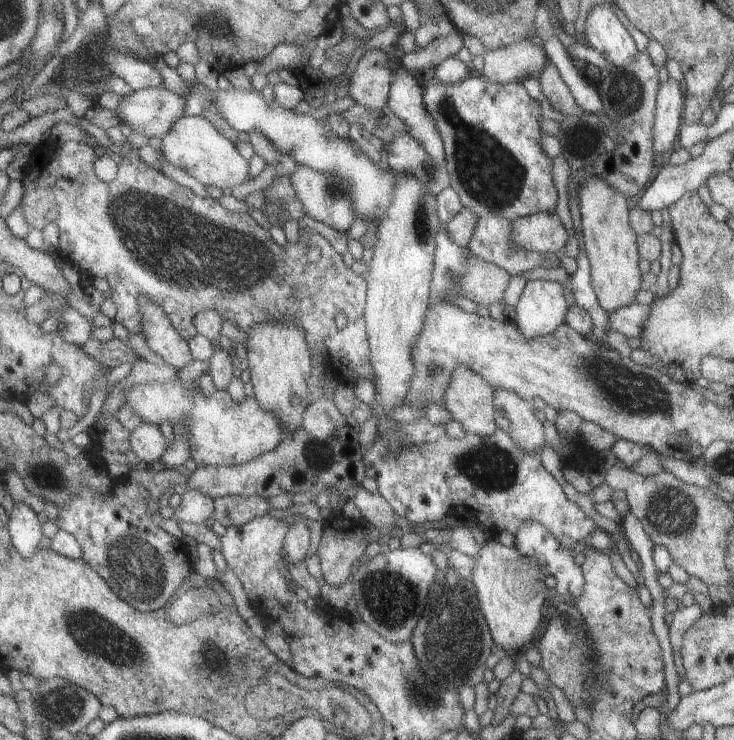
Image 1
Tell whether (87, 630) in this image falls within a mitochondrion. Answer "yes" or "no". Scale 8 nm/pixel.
yes

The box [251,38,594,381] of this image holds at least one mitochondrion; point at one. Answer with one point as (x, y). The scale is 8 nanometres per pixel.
(487, 172)

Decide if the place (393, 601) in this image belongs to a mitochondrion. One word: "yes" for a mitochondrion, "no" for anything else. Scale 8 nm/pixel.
yes

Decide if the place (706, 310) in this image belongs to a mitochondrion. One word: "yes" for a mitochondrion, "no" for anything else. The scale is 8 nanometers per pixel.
yes

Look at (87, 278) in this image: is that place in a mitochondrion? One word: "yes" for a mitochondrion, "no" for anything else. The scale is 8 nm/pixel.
no

